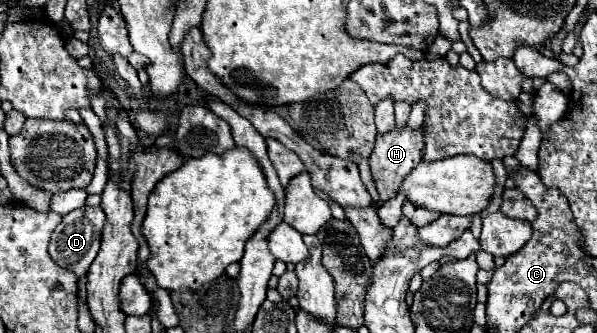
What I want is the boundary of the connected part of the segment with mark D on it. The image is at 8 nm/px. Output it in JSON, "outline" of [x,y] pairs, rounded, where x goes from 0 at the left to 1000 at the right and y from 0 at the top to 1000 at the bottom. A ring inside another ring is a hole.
{"outline":[[[152,619],[152,625],[132,625],[122,631],[116,643],[106,649],[106,661],[99,667],[99,679],[89,691],[85,703],[85,727],[82,727],[82,769],[106,805],[119,811],[122,823],[129,823],[129,835],[139,835],[152,799],[152,787],[159,781],[162,757],[166,757],[166,727],[169,727],[169,691],[176,673],[176,643],[166,619]]]}

